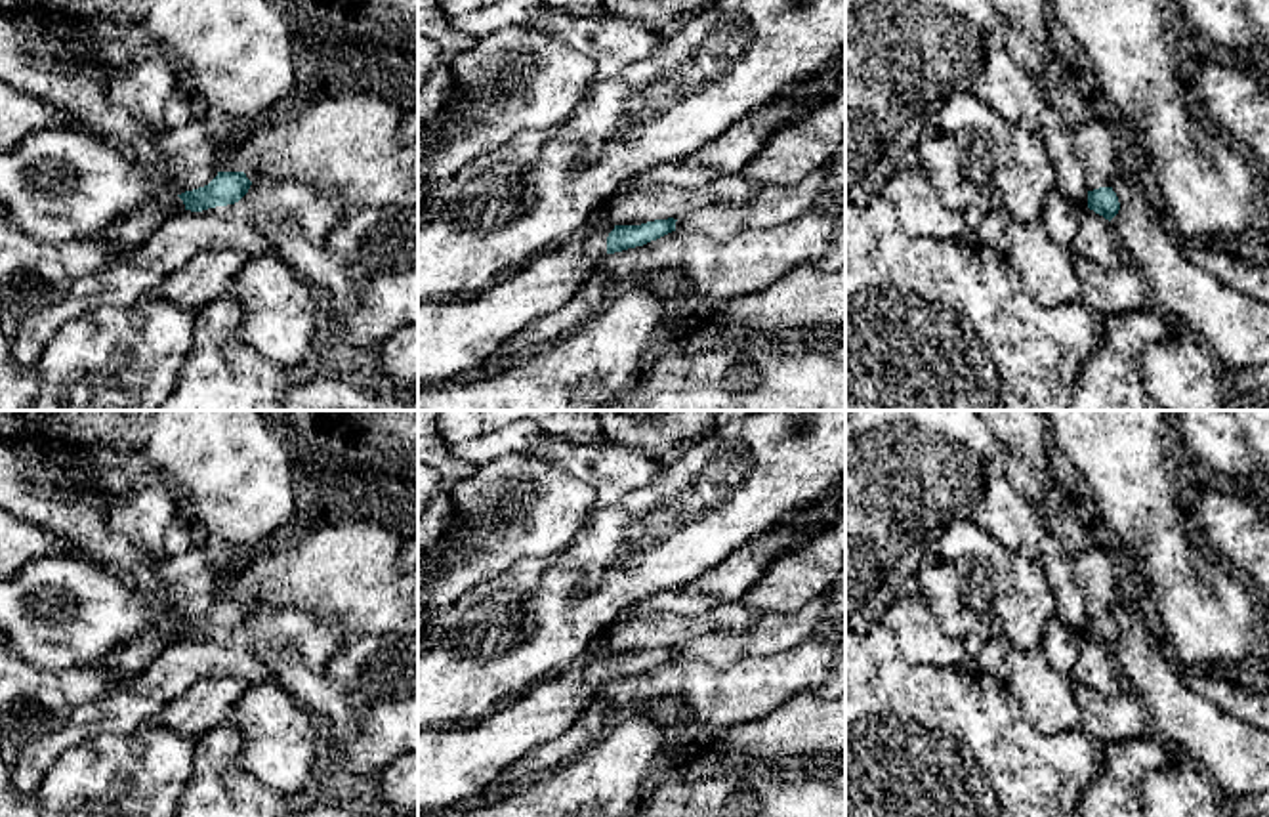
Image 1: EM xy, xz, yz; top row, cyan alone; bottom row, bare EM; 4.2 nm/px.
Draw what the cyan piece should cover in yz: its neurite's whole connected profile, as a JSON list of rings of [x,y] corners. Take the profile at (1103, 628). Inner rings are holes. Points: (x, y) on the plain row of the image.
[[[1084,550],[1072,555],[1072,575],[1084,586],[1088,636],[1105,647],[1113,647],[1120,630],[1111,615],[1118,596],[1116,567],[1105,550]]]

